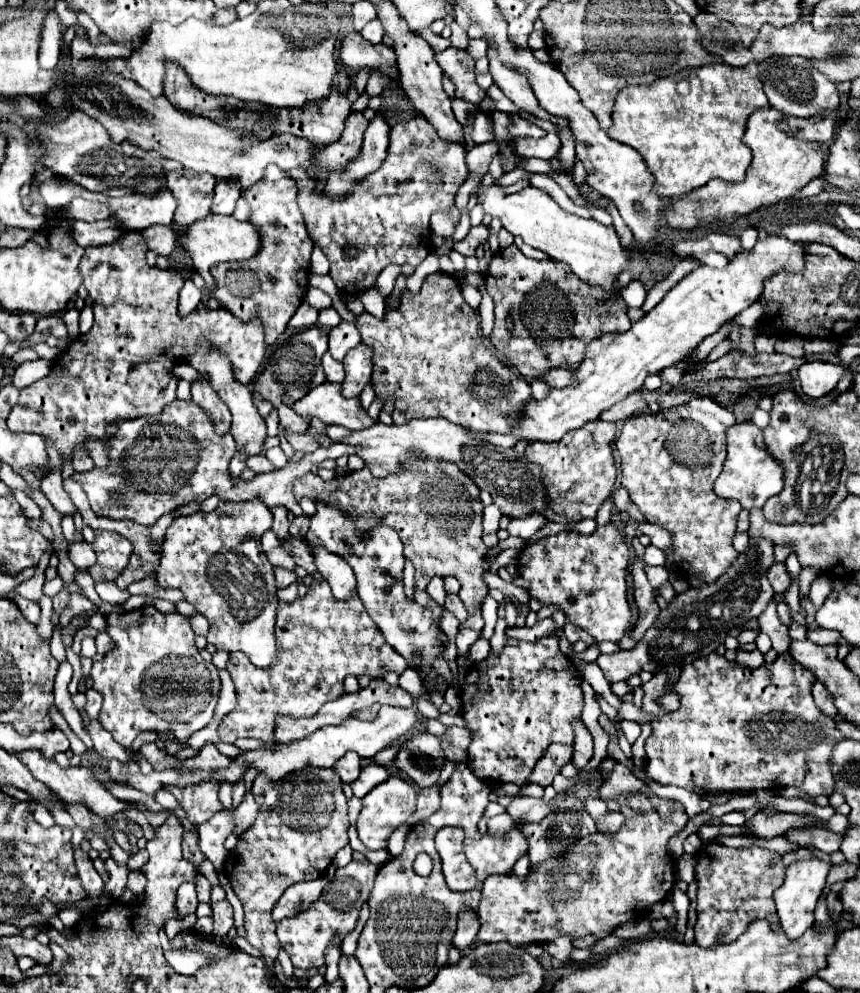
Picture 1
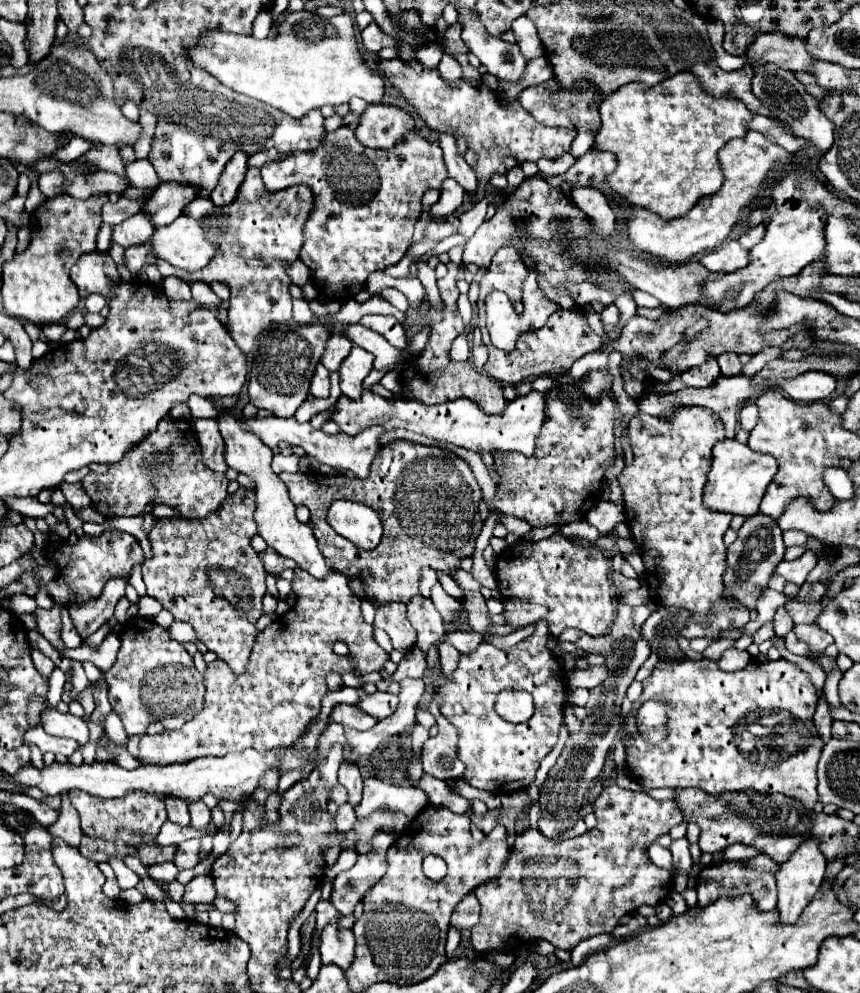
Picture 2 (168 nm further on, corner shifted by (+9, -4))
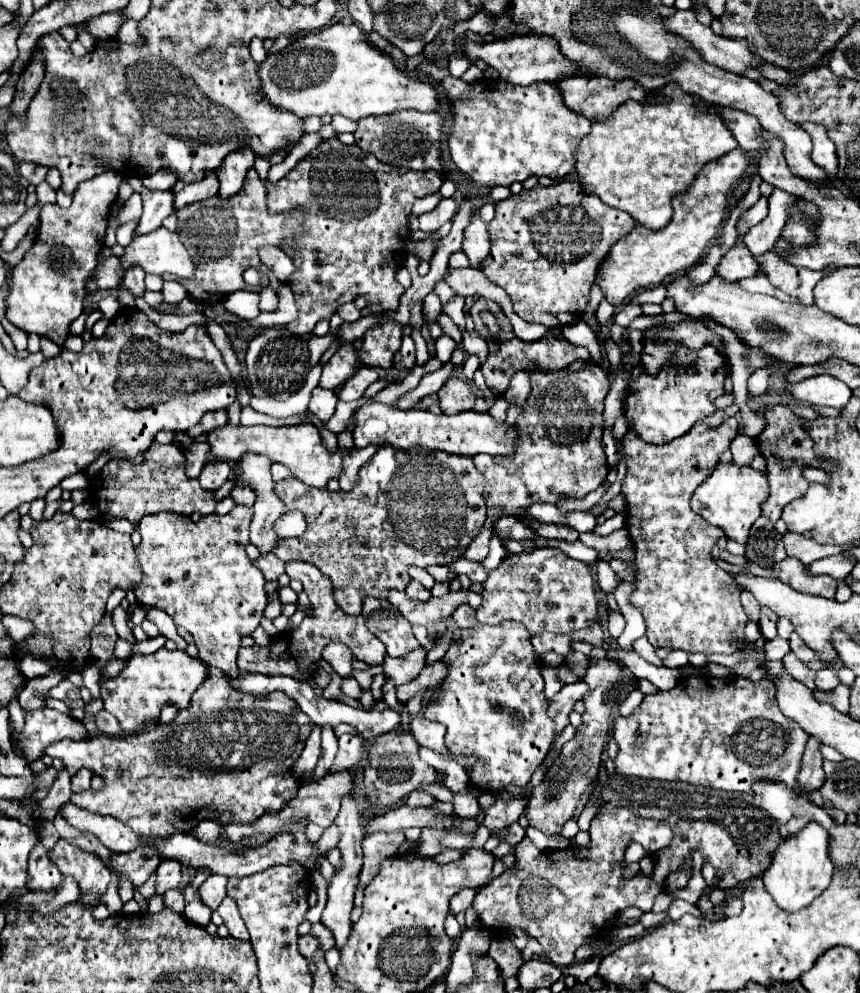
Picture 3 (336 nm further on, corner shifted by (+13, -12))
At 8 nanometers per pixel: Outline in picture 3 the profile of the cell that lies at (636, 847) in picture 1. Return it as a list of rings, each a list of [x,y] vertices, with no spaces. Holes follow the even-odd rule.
[[[602,806],[600,814],[592,820],[590,826],[590,846],[588,848],[568,848],[568,850],[550,850],[540,852],[530,838],[524,838],[516,846],[516,866],[510,872],[504,872],[502,876],[494,878],[488,886],[484,886],[476,898],[474,898],[474,910],[480,916],[480,922],[488,928],[494,926],[496,920],[506,922],[510,926],[522,928],[526,934],[534,936],[550,962],[556,966],[570,966],[574,962],[574,952],[578,946],[582,946],[586,936],[598,934],[602,928],[606,928],[618,912],[622,912],[628,906],[636,906],[642,912],[650,912],[654,898],[660,894],[660,886],[652,880],[652,876],[644,876],[642,872],[630,880],[622,878],[624,872],[624,848],[630,842],[640,842],[646,852],[658,852],[670,844],[670,826],[662,820],[650,820],[650,818],[638,818],[626,808],[616,806]]]

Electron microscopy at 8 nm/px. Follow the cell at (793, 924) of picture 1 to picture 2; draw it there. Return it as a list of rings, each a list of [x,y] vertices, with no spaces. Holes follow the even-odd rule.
[[[818,840],[802,842],[802,846],[798,846],[798,850],[784,864],[780,864],[780,872],[776,874],[776,882],[778,882],[776,910],[778,910],[778,924],[780,926],[796,924],[802,910],[816,896],[816,892],[820,888],[820,882],[824,878],[824,870],[826,870],[826,858],[818,848]]]

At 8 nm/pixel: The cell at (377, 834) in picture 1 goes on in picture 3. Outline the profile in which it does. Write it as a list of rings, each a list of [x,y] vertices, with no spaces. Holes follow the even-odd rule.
[[[414,792],[414,794],[410,794],[408,800],[406,800],[408,806],[432,806],[432,804],[436,804],[436,802],[438,802],[438,800],[436,800],[432,794],[428,794],[428,792]]]

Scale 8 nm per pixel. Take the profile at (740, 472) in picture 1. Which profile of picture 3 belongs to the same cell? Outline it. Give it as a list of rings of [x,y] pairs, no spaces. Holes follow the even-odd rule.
[[[730,462],[730,464],[718,464],[712,476],[694,492],[692,510],[710,524],[720,526],[730,540],[746,544],[750,536],[750,526],[760,516],[760,504],[766,498],[768,498],[766,476],[750,466],[736,466],[734,462]]]

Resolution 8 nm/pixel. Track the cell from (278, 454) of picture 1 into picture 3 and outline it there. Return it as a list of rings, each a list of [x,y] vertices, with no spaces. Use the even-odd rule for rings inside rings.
[[[236,486],[236,488],[230,492],[230,498],[232,498],[236,504],[242,504],[242,506],[252,506],[252,504],[256,502],[254,490],[244,488],[244,486]]]

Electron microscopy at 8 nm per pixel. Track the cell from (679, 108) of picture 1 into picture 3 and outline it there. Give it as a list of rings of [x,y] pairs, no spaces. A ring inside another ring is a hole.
[[[670,84],[662,88],[664,102],[658,104],[640,104],[640,102],[624,102],[620,104],[610,118],[602,122],[592,122],[592,132],[586,136],[578,150],[574,152],[576,158],[576,174],[582,192],[596,194],[602,198],[604,204],[628,212],[638,224],[658,230],[666,226],[672,218],[672,198],[674,194],[686,190],[690,182],[694,182],[698,170],[704,164],[718,160],[722,154],[728,154],[738,146],[734,136],[726,128],[722,116],[718,112],[700,112],[692,106],[692,96],[682,94],[678,86]]]

